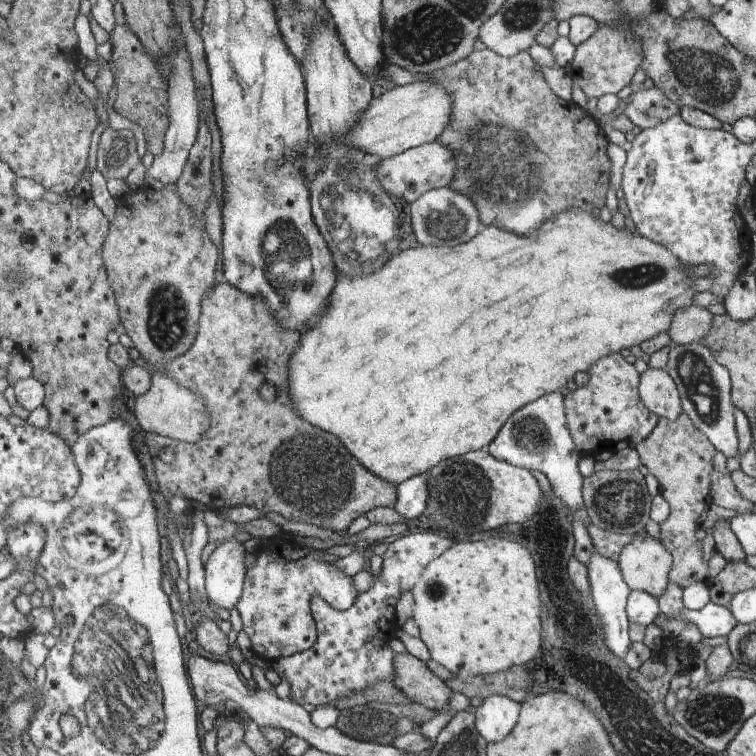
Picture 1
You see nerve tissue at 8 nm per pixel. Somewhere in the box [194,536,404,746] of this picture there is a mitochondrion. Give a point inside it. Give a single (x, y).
(371, 723)

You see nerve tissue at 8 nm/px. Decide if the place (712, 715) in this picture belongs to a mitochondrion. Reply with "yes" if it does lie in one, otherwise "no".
yes

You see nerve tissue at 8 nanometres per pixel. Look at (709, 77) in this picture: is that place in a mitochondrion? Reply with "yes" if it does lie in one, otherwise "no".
yes

